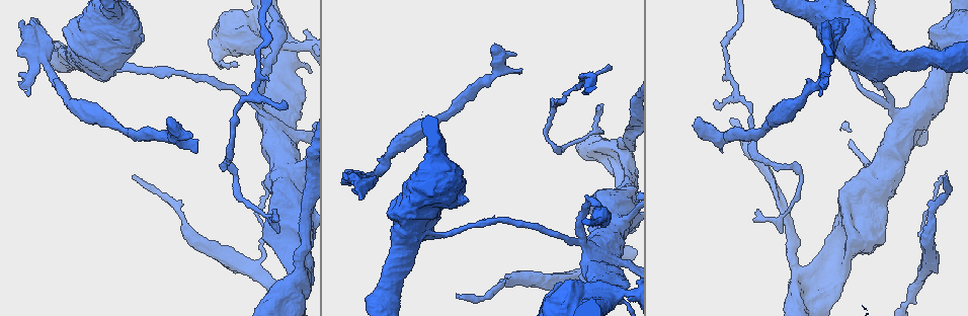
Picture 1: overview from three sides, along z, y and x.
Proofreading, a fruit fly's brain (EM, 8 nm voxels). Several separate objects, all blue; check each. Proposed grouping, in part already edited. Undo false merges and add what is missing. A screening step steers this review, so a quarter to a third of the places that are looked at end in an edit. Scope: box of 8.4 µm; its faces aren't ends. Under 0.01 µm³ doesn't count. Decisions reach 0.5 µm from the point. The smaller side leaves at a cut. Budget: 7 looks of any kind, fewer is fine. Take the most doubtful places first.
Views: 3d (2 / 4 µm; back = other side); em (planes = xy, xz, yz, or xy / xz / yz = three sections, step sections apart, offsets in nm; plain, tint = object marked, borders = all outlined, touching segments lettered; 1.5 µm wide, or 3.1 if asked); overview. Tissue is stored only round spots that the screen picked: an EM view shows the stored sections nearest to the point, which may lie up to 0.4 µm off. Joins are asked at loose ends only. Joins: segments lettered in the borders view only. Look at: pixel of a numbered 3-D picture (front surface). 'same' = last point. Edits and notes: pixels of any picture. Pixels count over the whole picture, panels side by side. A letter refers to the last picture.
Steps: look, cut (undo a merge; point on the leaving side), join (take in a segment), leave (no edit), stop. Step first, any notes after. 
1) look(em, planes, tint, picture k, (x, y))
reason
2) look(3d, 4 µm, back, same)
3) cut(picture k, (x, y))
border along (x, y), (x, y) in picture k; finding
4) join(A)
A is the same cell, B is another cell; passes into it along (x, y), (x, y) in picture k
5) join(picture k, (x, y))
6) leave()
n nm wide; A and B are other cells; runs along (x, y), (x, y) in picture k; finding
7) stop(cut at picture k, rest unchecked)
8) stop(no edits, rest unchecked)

look(3d, 2 µm, picture 1, (457, 297))
long arm stops here

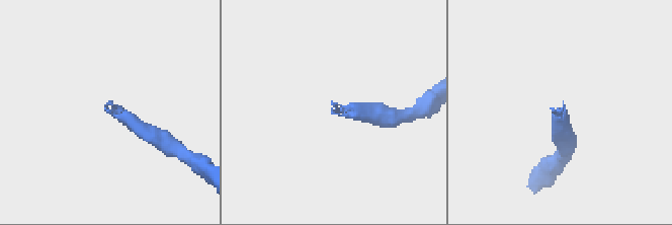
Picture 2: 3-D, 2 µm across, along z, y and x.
look(em, yz, step 4, tint, picture 2, (106, 104))

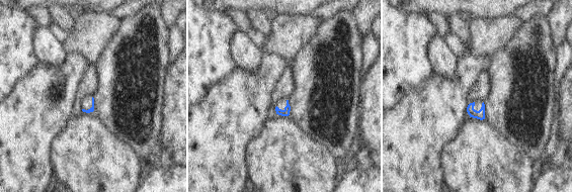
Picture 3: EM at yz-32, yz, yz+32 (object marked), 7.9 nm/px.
look(em, xy, step 8, borders, same)
another direction

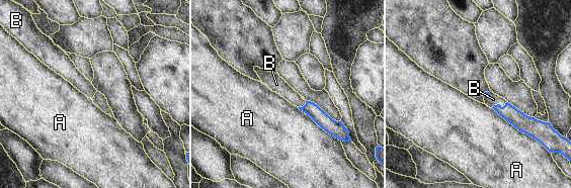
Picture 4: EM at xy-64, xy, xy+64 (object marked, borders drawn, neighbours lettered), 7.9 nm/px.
join(B)
B is the same cell, A is another cell; passes into it along (512, 115), (499, 104), (493, 99) in picture 4; the cell continues

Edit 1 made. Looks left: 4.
look(3d, 4 µm, picture 1, (946, 170))
long arm stops here

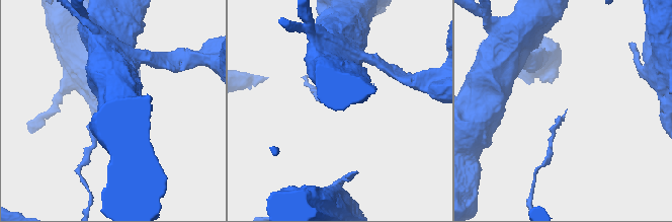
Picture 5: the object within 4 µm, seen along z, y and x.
look(em, xy, step 8, plain, picture 5, (566, 111))
now the EM

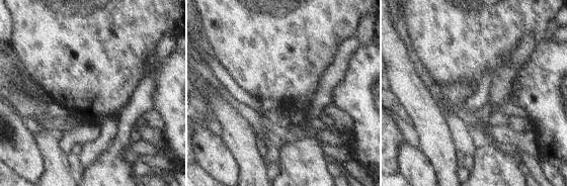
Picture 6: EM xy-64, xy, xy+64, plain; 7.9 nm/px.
look(em, xy, step 8, borders, same)

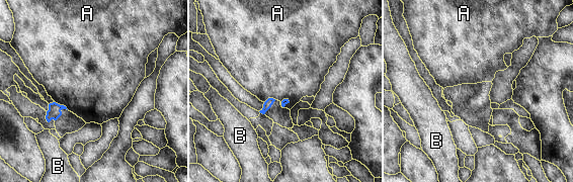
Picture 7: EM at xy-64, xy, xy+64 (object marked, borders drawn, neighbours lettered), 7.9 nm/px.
leave()
A touches over 130 nm; A and B are other cells; border along (55, 101), (63, 104), (68, 109) in picture 7; none of them fits

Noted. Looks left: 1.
look(em, planes, borders, picture 1, (287, 104))
tapers out

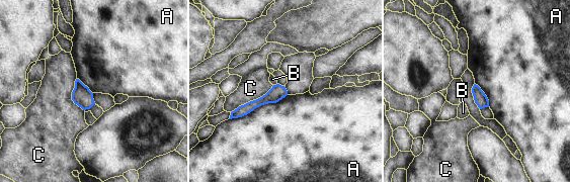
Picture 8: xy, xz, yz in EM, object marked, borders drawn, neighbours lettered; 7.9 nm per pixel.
leave()
A, B and C are other cells; border along (287, 94), (229, 119) in picture 8; none of them fits

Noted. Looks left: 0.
stop(join at picture 4, rest unchecked)

